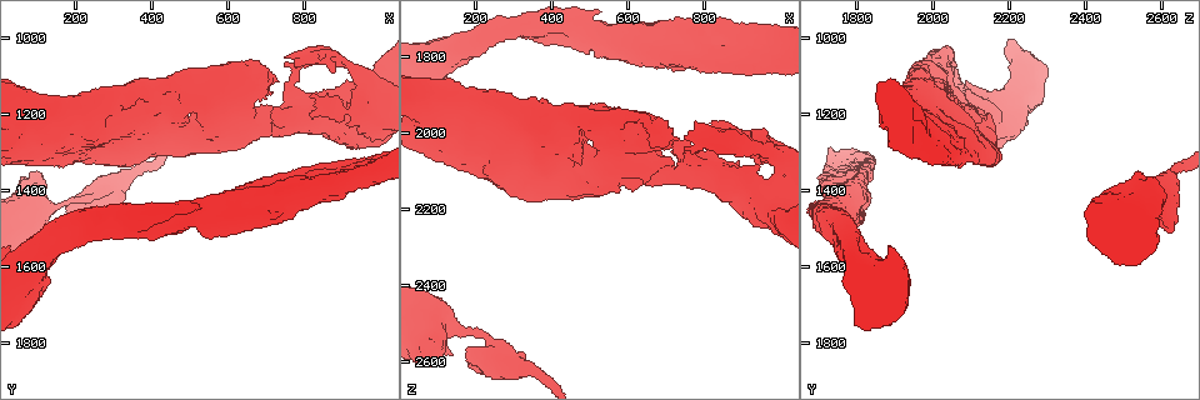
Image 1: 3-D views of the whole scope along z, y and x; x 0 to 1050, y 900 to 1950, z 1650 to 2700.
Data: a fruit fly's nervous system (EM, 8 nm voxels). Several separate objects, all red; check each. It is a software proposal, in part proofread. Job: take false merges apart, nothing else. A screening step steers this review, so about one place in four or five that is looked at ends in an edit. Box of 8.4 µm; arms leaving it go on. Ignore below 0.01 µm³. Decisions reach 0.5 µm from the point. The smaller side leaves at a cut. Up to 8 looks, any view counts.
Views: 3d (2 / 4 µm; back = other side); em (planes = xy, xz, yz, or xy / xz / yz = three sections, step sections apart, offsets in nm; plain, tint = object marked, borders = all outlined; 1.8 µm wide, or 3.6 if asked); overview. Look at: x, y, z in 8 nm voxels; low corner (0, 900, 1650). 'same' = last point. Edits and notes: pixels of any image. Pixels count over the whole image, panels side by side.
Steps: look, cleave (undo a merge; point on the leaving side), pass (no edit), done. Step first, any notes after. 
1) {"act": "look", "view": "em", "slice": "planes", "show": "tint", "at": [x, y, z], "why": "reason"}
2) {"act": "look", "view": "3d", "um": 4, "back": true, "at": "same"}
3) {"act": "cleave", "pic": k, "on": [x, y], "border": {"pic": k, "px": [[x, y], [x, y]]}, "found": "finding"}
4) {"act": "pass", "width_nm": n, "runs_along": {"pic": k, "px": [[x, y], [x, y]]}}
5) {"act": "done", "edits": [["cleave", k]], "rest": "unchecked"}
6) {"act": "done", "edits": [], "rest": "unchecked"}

{"act": "look", "view": "3d", "um": 4, "at": [540, 1460, 1740], "why": "calibre changes"}

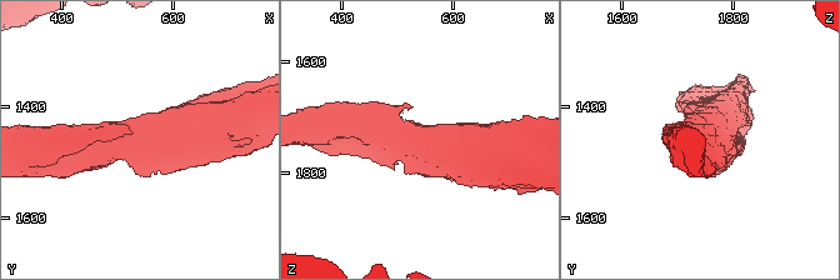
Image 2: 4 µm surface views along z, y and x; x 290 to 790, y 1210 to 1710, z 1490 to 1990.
{"act": "look", "view": "em", "um": 3.6, "slice": "planes", "show": "plain", "at": [540, 1465, 1750]}

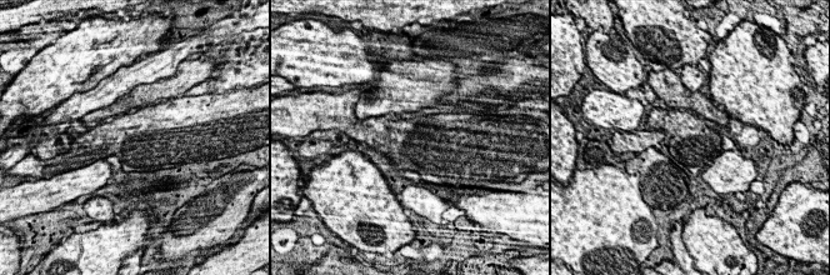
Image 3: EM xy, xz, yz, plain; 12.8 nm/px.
{"act": "look", "view": "em", "um": 3.6, "slice": "planes", "show": "tint", "at": "same"}

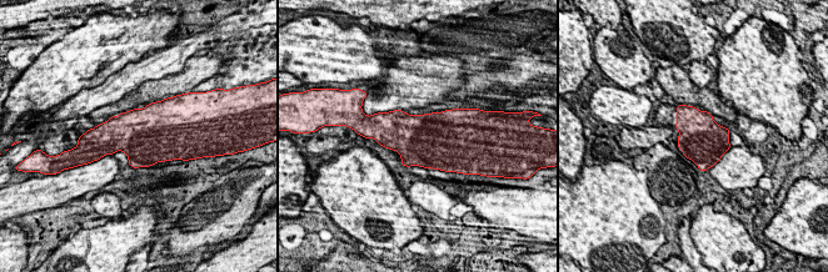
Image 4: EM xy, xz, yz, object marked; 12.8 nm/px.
{"act": "pass", "found": "continuous, no second neuron"}

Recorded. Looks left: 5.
{"act": "look", "view": "em", "um": 3.6, "slice": "planes", "show": "tint", "at": [830, 1405, 1765], "why": "sudden change in width"}

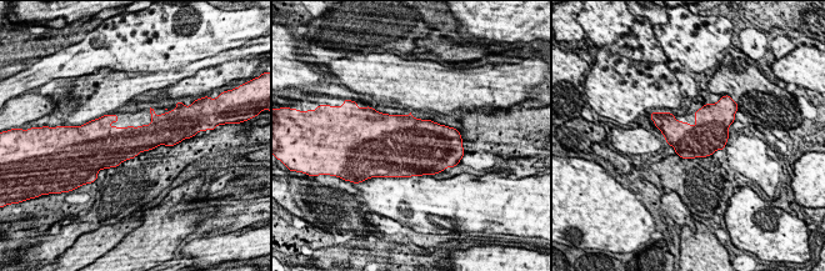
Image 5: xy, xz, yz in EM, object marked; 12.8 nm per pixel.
{"act": "pass", "found": "continuous, no second neuron"}

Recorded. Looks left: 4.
{"act": "look", "view": "em", "slice": "xz", "step": 4, "show": "tint", "at": [895, 1060, 2040], "why": "calibre changes"}

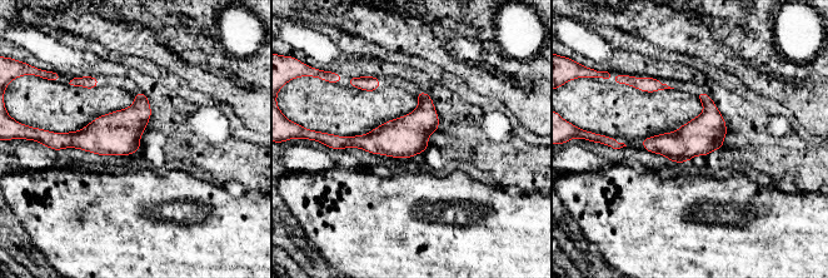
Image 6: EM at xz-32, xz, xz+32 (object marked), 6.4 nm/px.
{"act": "pass", "width_nm": 240, "runs_along": {"pic": 6, "px": [[428, 99], [397, 138], [337, 145]]}, "found": "all the same neuron"}

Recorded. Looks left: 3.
{"act": "done", "edits": [], "rest": "unchecked"}

